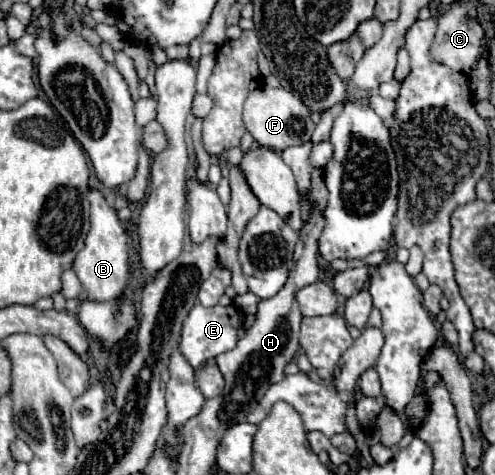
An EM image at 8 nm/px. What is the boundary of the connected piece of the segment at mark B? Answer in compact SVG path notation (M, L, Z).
M98 190L90 192L90 232L86 236L86 246L78 252L74 260L74 272L80 278L86 298L92 302L110 302L124 294L130 282L130 266L128 266L128 234L122 222L116 216L116 210L108 206L104 196Z

